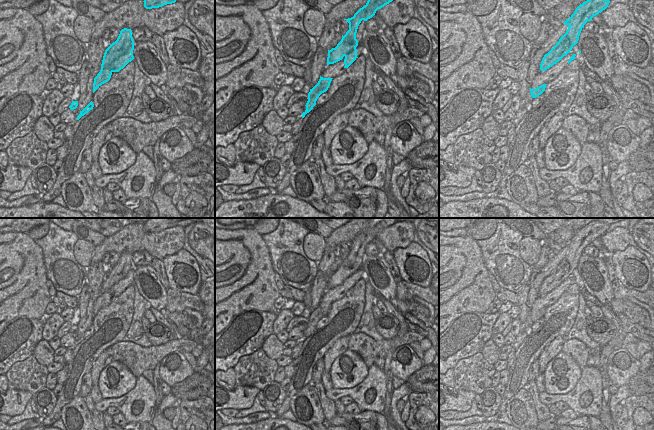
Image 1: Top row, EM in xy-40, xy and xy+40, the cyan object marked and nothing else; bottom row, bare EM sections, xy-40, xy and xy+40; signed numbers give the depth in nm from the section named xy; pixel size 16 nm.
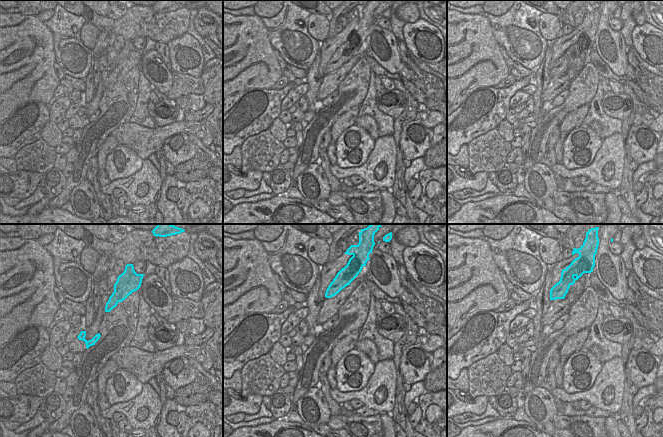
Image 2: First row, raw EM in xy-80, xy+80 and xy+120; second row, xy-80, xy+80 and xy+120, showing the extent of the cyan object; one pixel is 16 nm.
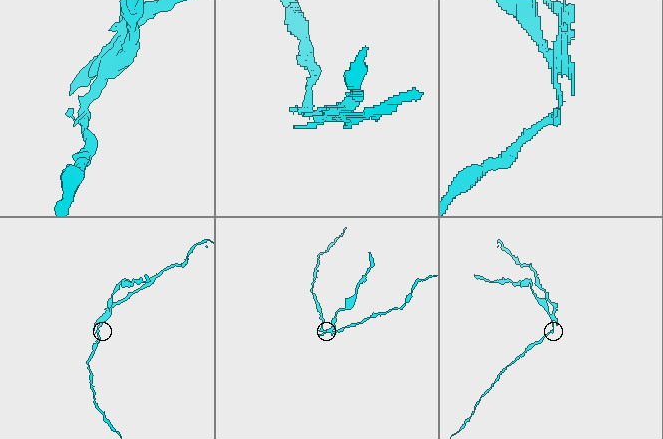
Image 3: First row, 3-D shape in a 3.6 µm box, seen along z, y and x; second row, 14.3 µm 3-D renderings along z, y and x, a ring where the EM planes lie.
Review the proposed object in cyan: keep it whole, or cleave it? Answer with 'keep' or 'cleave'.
cleave

